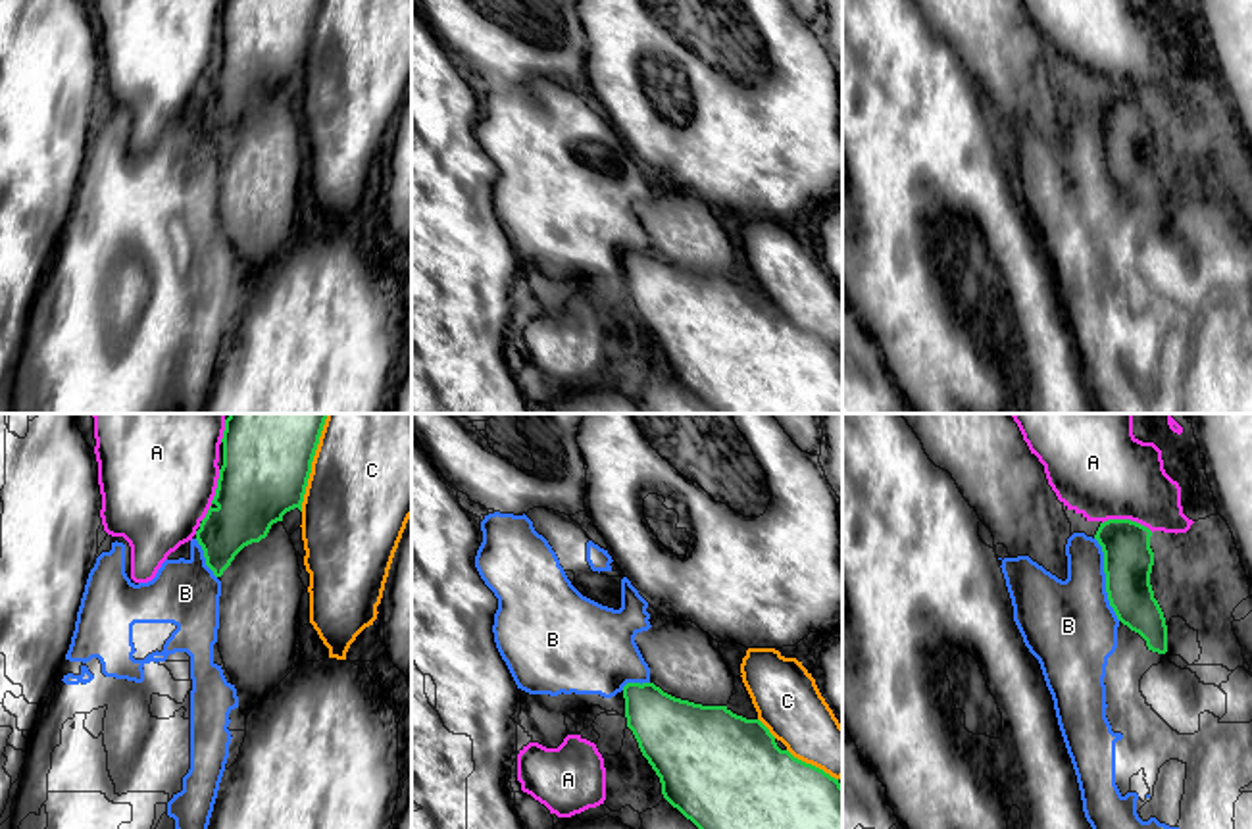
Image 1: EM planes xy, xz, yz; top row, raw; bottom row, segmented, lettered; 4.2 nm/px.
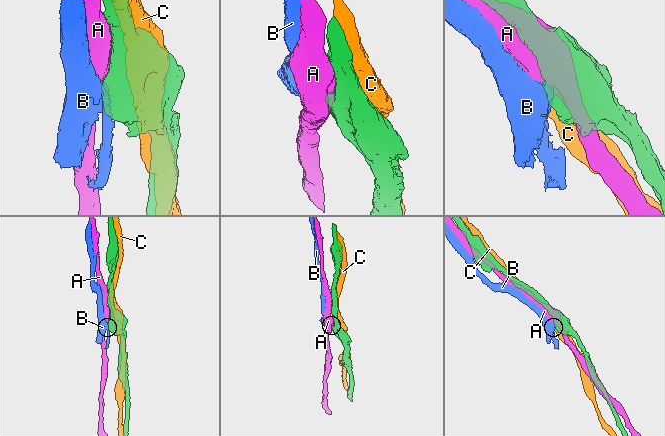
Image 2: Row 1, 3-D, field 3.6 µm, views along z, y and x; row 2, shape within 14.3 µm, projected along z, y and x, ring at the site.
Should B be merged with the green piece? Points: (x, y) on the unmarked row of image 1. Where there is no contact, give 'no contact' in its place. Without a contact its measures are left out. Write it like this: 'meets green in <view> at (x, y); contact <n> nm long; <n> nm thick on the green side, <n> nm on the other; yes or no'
meets green in yz at (1106, 149); contact 360 nm long; 200 nm thick on the green side, 380 nm on the other; no

